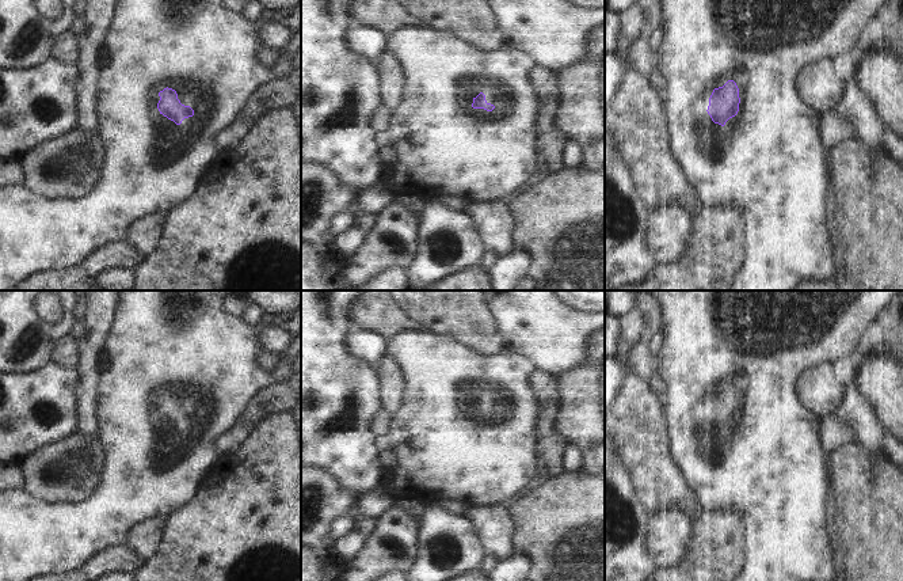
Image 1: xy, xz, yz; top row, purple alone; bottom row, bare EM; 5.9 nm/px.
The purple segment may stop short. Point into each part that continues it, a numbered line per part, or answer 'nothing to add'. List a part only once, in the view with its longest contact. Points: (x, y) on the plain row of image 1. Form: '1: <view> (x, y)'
1: yz (768, 466).

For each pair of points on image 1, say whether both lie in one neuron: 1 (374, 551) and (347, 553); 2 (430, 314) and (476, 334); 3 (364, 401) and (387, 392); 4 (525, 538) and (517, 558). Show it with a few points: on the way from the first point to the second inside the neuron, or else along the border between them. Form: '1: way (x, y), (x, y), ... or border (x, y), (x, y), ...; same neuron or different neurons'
1: border (364, 540), (364, 546), (349, 561); different neurons
2: way (441, 314), (456, 314), (465, 323); same neuron
3: border (374, 364), (383, 409); different neurons
4: border (514, 549), (521, 550), (528, 557), (530, 566); different neurons

